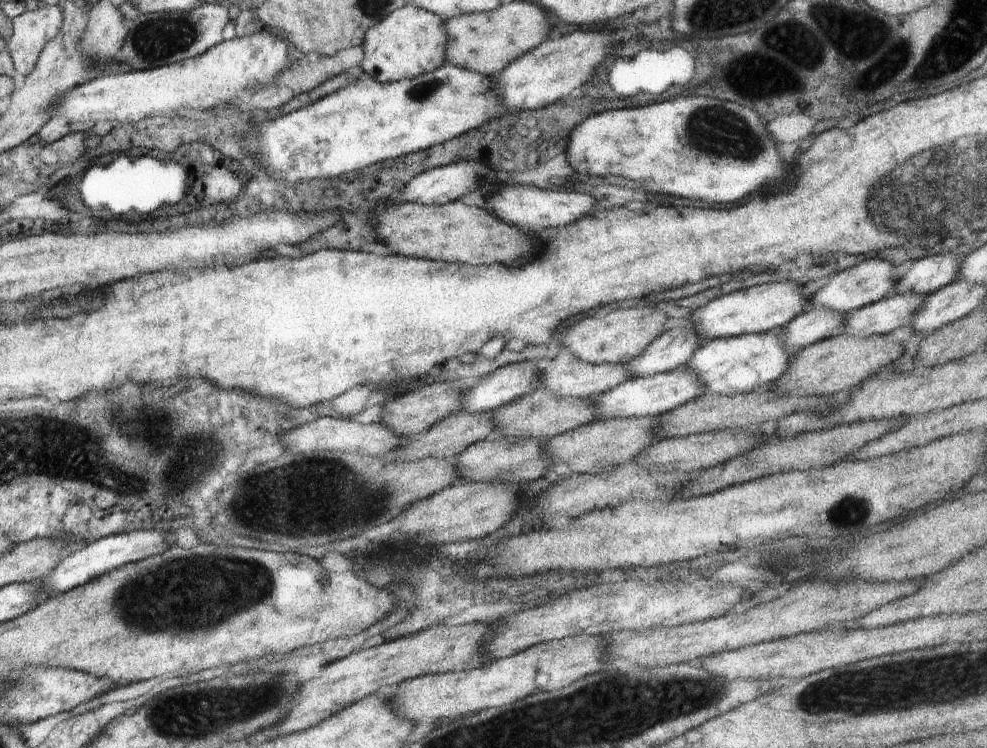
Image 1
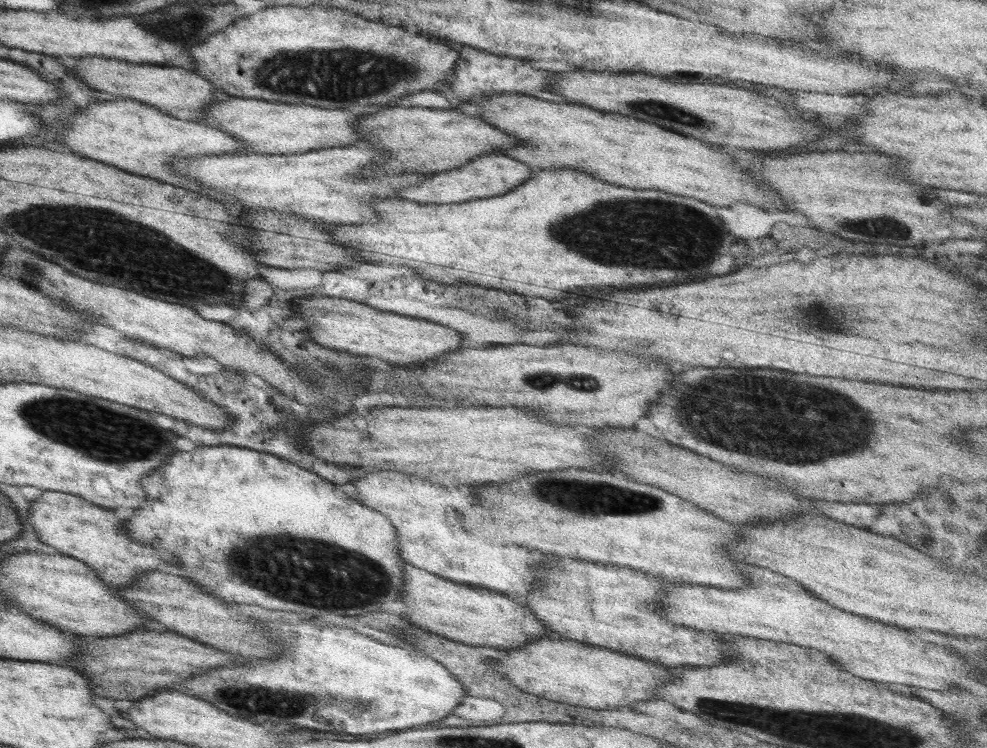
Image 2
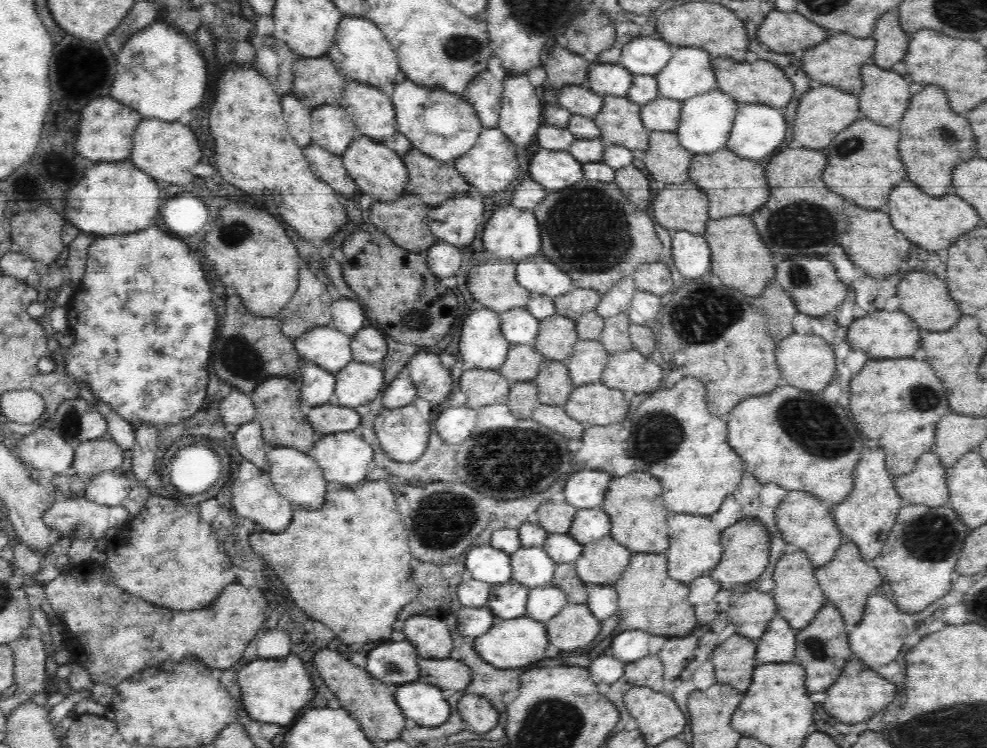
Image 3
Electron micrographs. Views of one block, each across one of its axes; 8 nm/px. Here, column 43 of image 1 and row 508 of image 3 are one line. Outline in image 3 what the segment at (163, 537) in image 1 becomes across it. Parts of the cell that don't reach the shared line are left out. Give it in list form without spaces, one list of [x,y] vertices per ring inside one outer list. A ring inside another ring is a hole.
[[[600,469],[573,472],[563,486],[565,500],[579,509],[601,506],[613,473]]]

